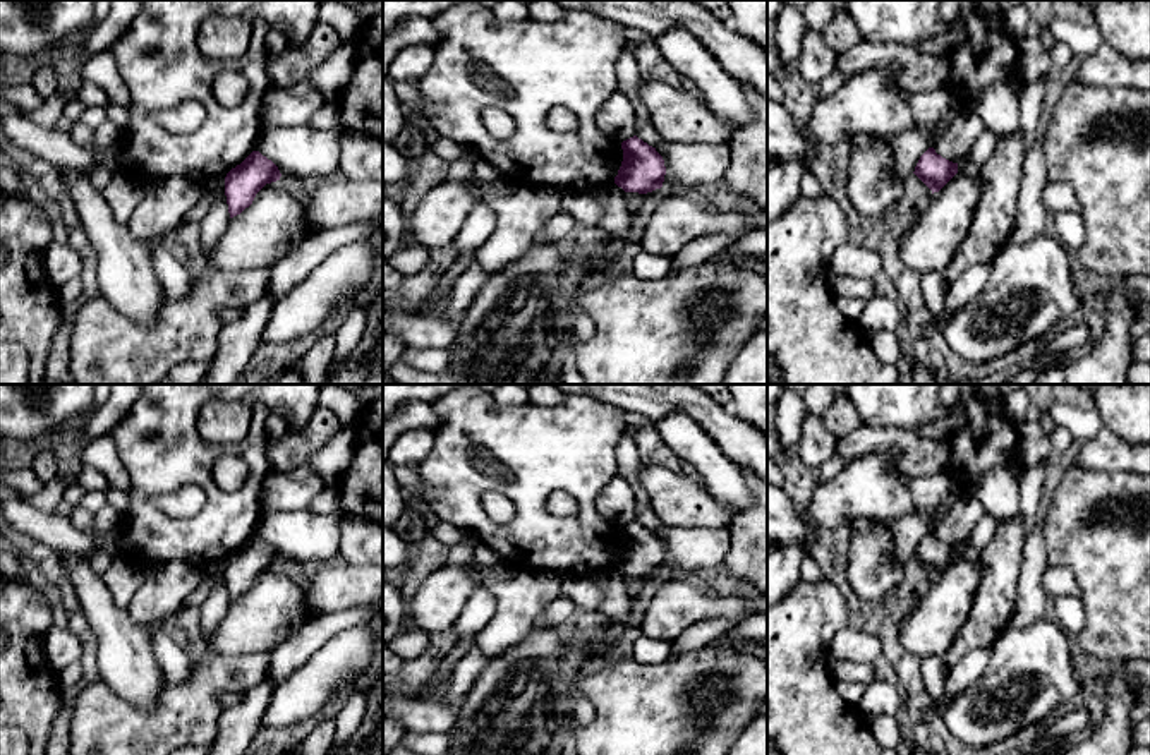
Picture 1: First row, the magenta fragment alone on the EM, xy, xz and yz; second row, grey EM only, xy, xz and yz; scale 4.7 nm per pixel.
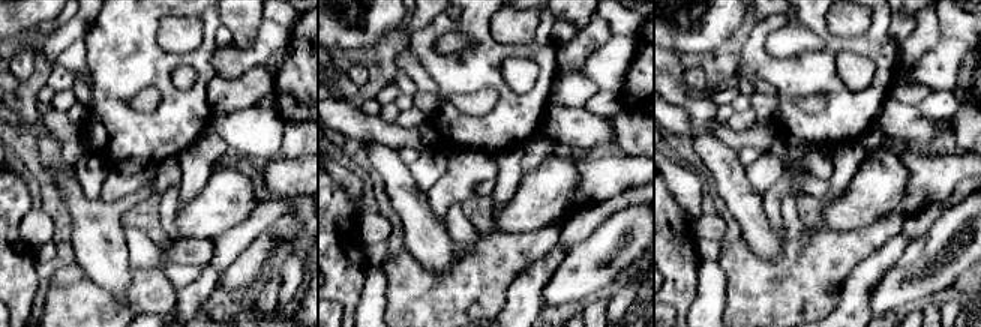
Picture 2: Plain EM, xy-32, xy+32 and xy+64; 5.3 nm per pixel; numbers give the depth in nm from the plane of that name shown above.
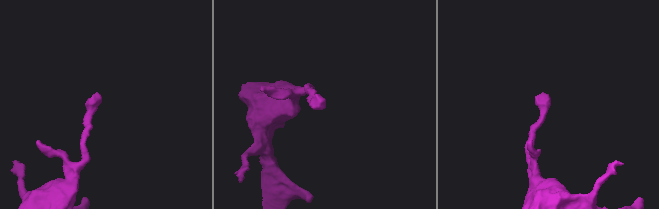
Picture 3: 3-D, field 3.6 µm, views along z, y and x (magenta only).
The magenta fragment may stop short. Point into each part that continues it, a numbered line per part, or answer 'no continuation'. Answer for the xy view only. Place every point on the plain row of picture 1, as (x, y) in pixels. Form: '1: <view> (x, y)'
no continuation

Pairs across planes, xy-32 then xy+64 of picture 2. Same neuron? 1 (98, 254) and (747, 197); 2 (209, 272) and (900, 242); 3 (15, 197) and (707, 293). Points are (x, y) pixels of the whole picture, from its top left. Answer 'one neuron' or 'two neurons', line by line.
1: one neuron
2: one neuron
3: two neurons

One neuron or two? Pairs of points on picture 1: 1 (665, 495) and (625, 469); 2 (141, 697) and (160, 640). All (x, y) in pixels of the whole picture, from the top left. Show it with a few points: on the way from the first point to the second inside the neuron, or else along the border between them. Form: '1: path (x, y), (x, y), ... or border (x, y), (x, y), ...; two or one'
1: border (641, 464), (639, 481), (649, 501); two
2: border (155, 625), (151, 649), (165, 680); two

